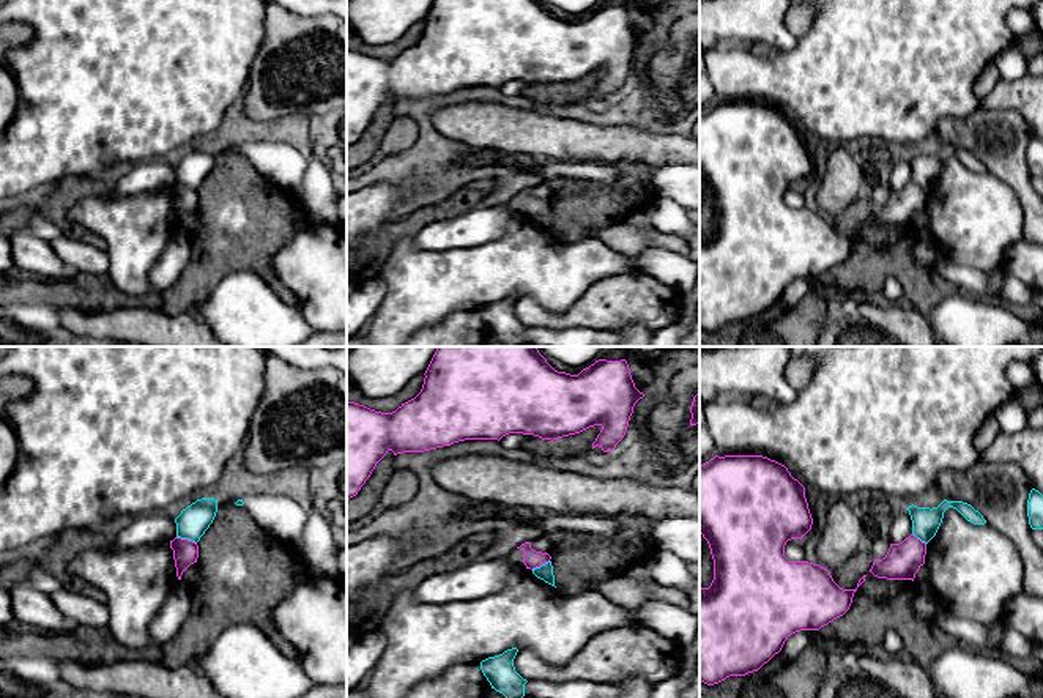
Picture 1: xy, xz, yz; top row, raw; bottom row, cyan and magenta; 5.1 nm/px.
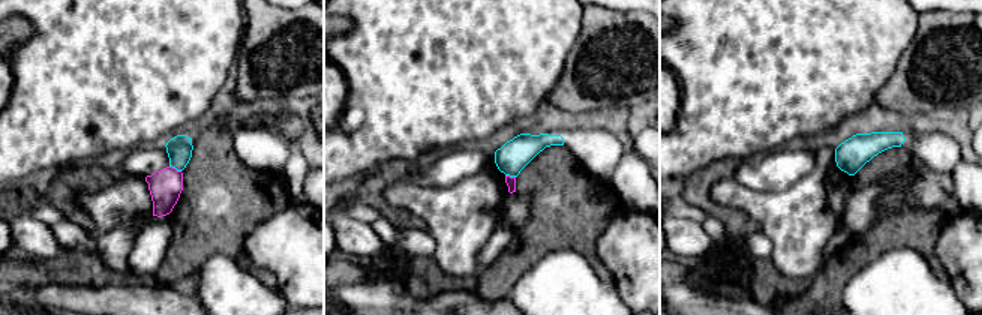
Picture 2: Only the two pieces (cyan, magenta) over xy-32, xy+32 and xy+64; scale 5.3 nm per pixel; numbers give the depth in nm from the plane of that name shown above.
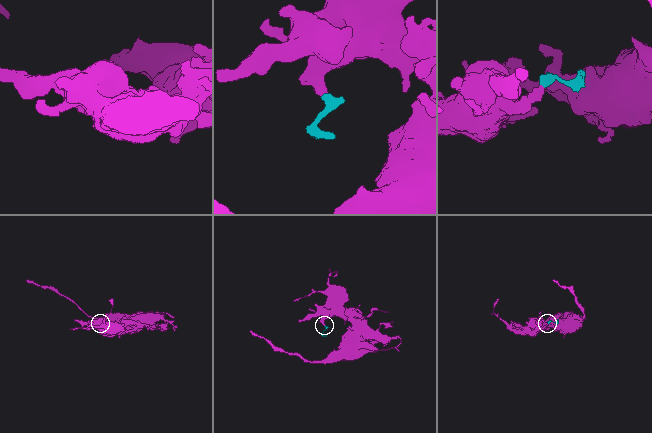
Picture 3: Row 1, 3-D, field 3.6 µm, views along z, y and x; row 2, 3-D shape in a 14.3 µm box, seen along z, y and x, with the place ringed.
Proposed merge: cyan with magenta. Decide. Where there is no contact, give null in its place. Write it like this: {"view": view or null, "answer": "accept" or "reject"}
{"view": "xy", "answer": "accept"}

